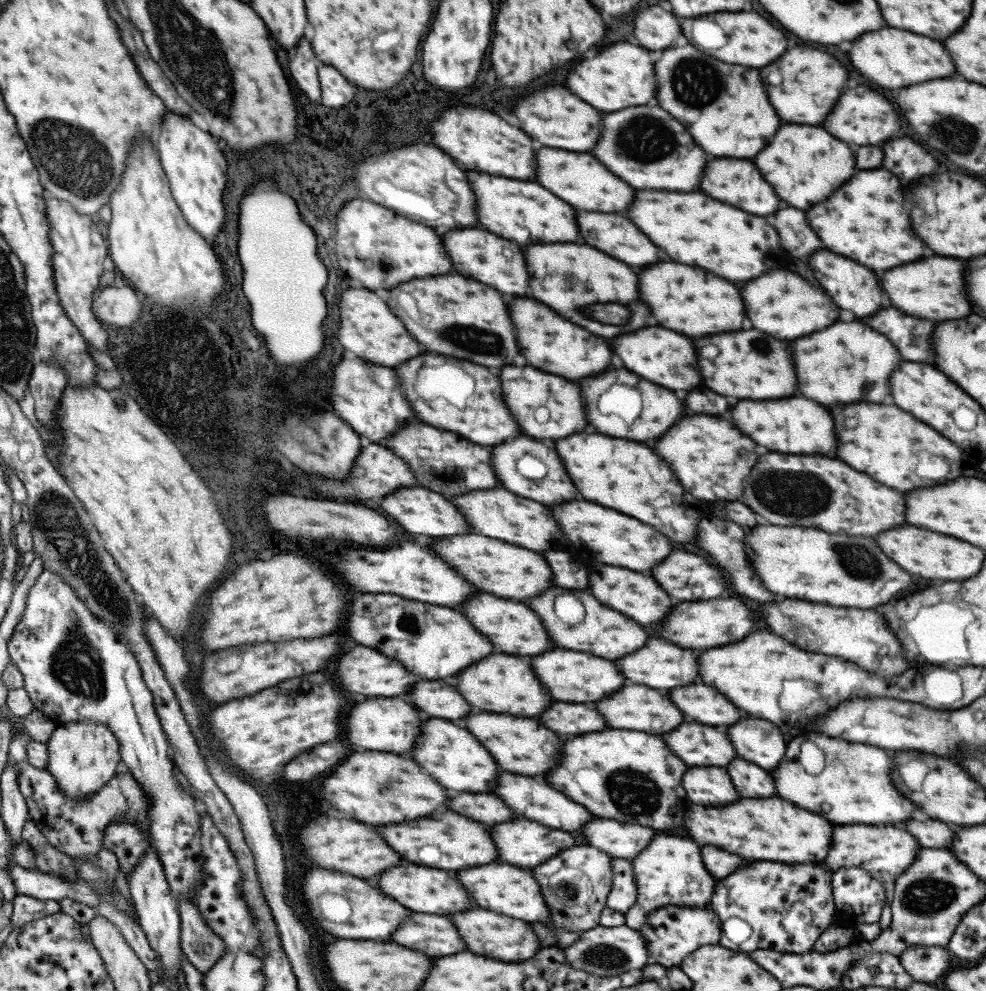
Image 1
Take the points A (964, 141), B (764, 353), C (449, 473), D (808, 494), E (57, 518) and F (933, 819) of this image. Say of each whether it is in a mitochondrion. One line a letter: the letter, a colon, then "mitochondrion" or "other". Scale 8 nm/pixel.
A: mitochondrion
B: mitochondrion
C: mitochondrion
D: mitochondrion
E: mitochondrion
F: other

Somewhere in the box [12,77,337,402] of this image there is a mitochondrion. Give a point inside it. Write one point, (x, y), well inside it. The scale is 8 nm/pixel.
(73, 159)

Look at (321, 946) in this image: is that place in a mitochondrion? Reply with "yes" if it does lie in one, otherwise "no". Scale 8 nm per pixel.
no

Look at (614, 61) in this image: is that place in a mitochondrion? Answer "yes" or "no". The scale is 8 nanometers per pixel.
no

